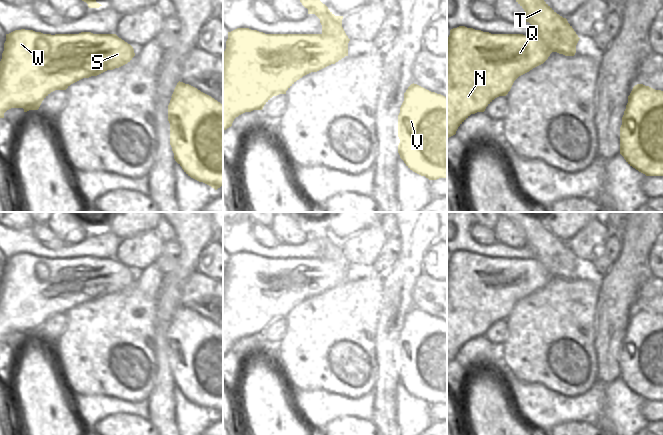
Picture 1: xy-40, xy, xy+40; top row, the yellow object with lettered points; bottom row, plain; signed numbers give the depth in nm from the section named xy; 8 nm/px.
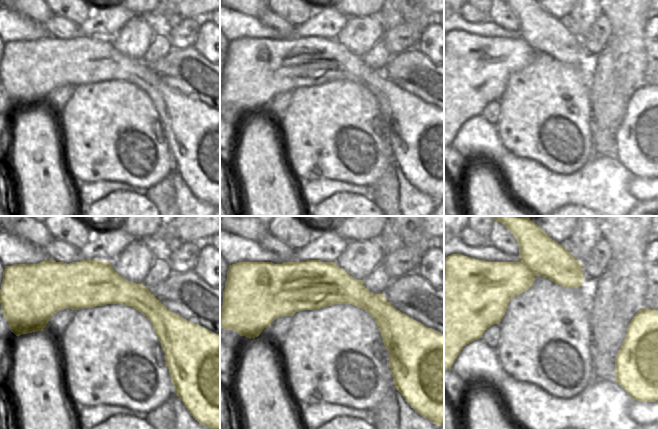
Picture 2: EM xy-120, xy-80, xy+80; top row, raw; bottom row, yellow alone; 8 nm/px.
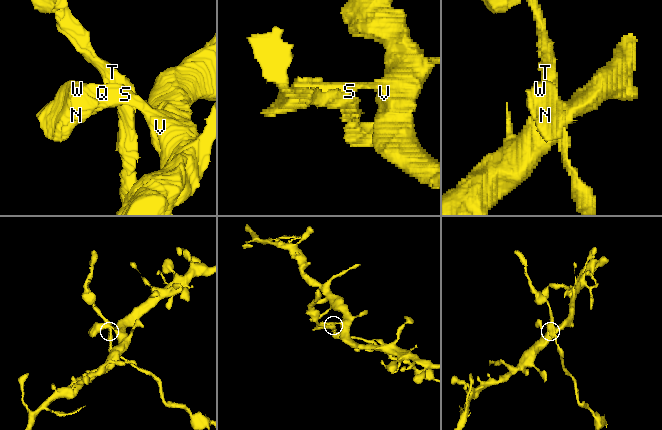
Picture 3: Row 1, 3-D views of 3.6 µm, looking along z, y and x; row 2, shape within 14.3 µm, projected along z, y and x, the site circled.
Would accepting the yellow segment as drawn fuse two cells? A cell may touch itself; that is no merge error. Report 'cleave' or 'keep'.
cleave

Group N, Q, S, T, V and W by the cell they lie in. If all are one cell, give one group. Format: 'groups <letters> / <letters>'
groups N Q S V W / T

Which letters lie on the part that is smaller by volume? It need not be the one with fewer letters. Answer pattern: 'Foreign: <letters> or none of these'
Foreign: T.

